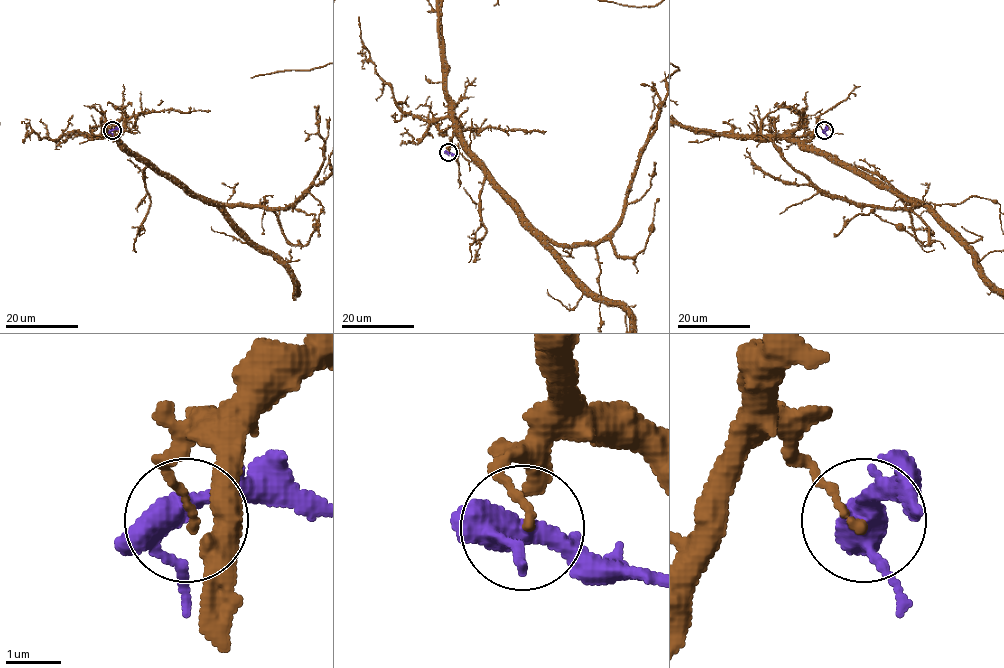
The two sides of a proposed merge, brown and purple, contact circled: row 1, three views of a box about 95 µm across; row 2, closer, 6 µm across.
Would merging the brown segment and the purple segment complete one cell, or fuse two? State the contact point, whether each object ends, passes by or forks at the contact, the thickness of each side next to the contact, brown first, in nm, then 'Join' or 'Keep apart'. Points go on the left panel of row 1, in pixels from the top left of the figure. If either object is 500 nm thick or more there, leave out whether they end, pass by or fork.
Place: (112, 130). At the ring brown ends. At the ring purple forks. Thickness 130 nm (brown) against 360 nm. Keep apart

